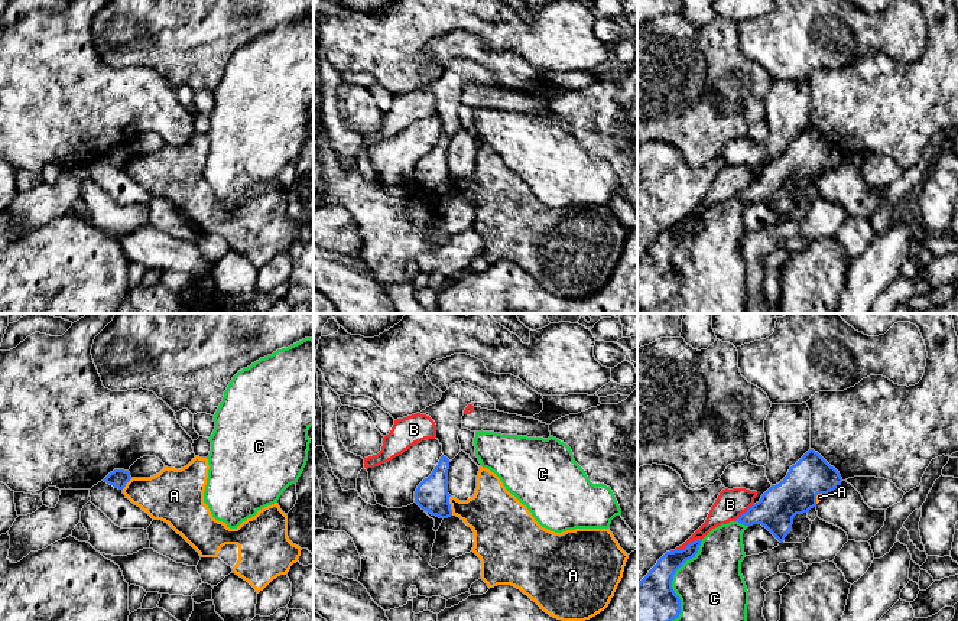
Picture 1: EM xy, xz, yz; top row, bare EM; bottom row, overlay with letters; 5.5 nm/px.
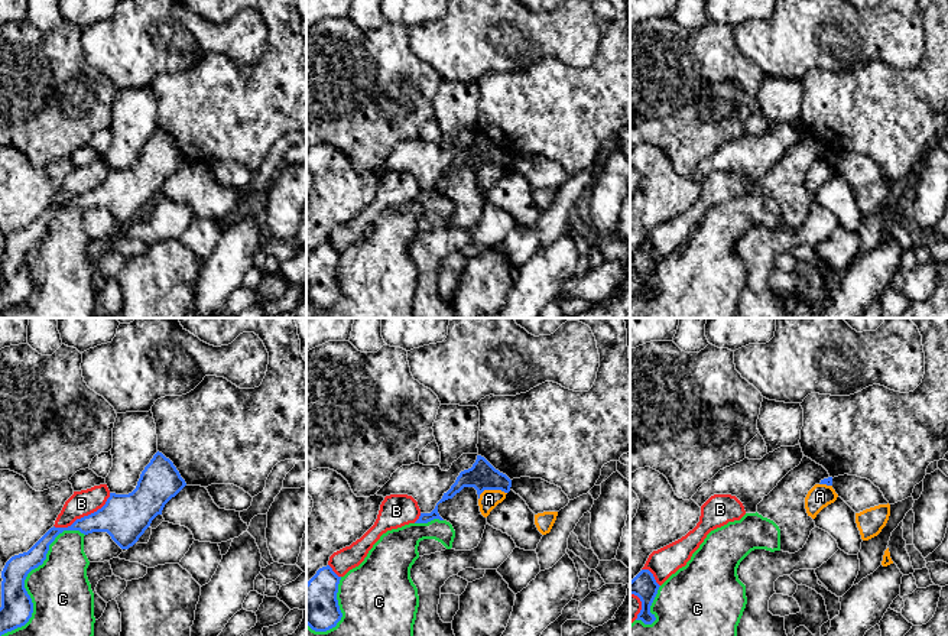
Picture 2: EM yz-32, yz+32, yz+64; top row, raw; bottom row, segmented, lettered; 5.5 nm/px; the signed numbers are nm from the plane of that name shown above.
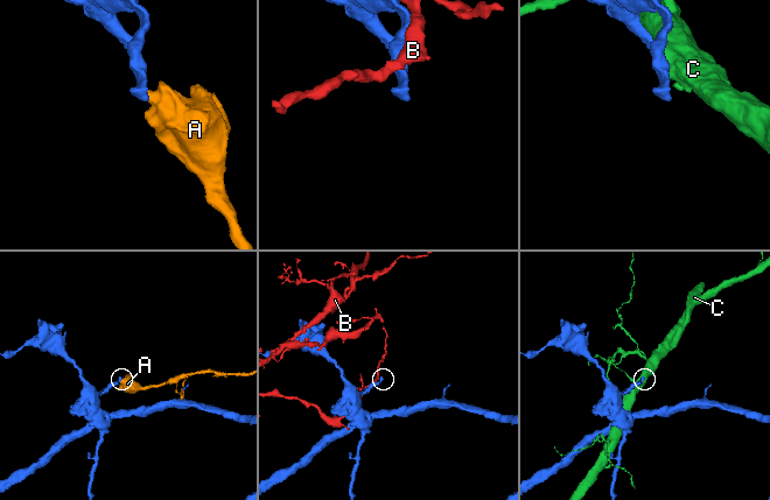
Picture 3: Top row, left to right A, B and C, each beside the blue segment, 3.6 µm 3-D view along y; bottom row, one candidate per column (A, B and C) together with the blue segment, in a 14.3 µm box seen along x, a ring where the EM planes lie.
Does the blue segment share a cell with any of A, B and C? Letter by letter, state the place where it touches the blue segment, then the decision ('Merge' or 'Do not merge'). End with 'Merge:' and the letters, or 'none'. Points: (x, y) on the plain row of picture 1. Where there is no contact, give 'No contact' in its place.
A: Touches blue at xz (450, 182). Do not merge
B: Touches blue at yz (687, 223). Do not merge
C: Touches blue at yz (678, 273). Do not merge
Merge: none

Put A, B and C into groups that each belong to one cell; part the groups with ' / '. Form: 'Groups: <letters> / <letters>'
Groups: A / B / C

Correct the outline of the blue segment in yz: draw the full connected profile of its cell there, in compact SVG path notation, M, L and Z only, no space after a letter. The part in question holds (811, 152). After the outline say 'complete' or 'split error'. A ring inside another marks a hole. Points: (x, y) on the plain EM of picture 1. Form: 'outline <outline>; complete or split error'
outline M809 126L779 160L772 162L735 198L761 201L782 220L790 209L793 194L816 183L816 172L834 168L841 159L840 149Z; complete

